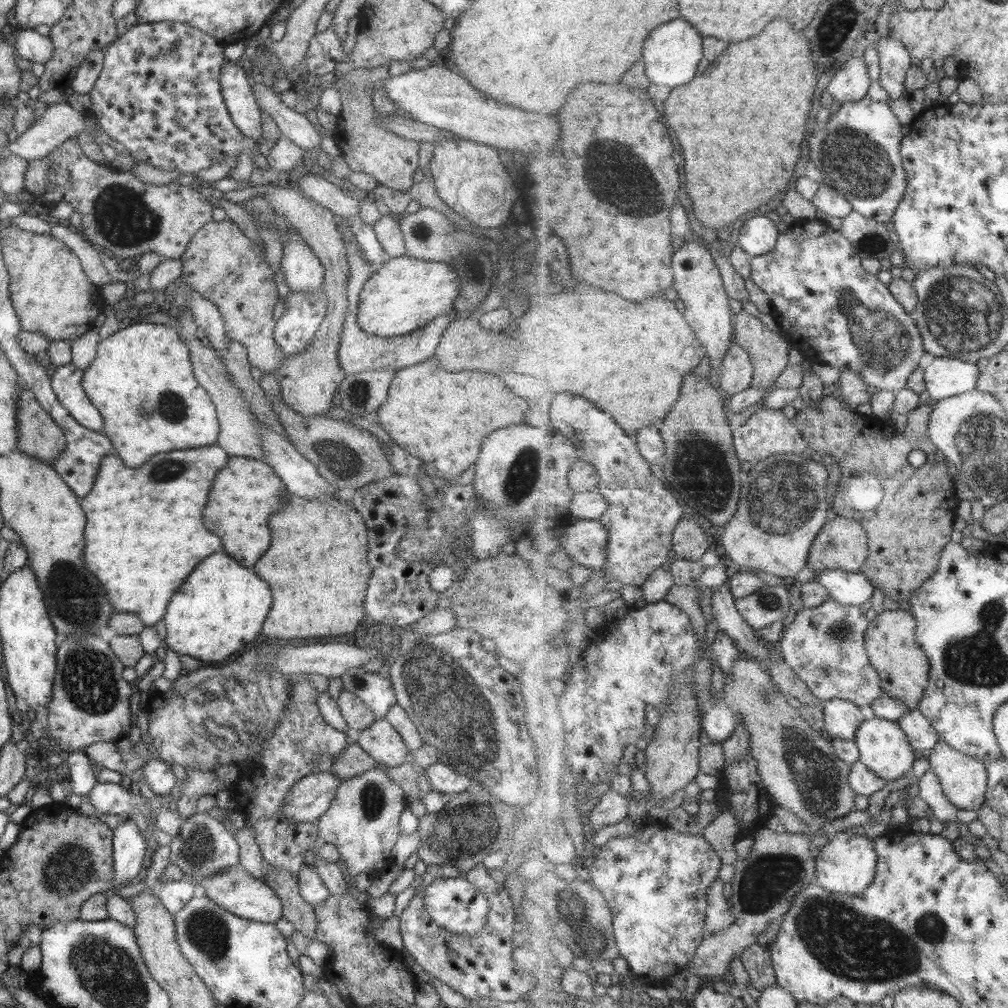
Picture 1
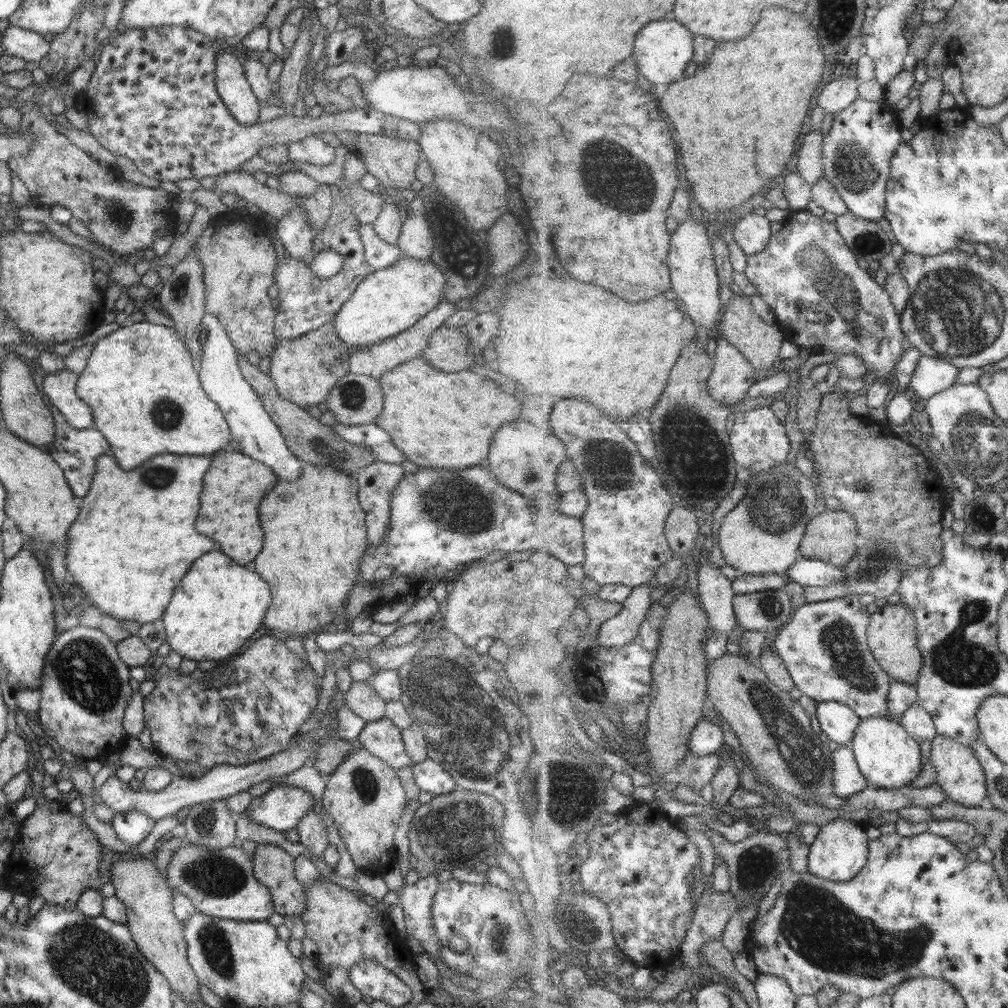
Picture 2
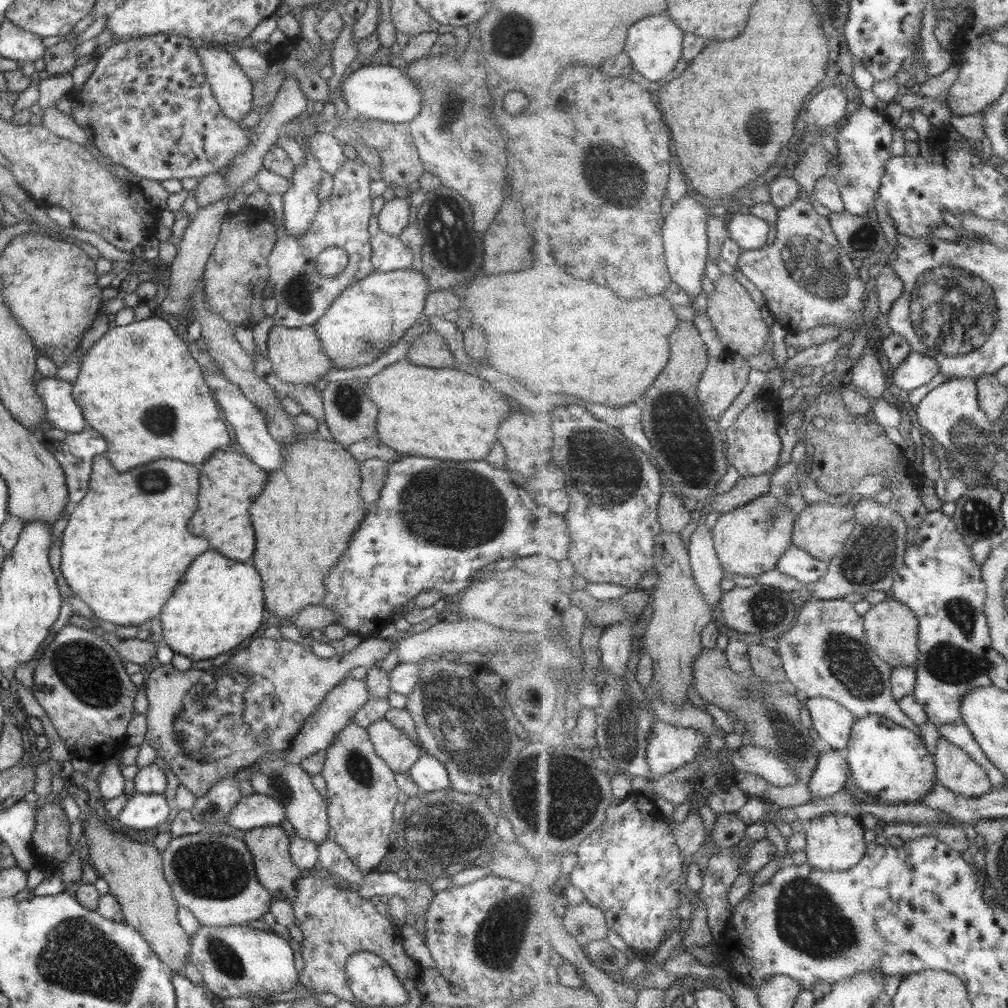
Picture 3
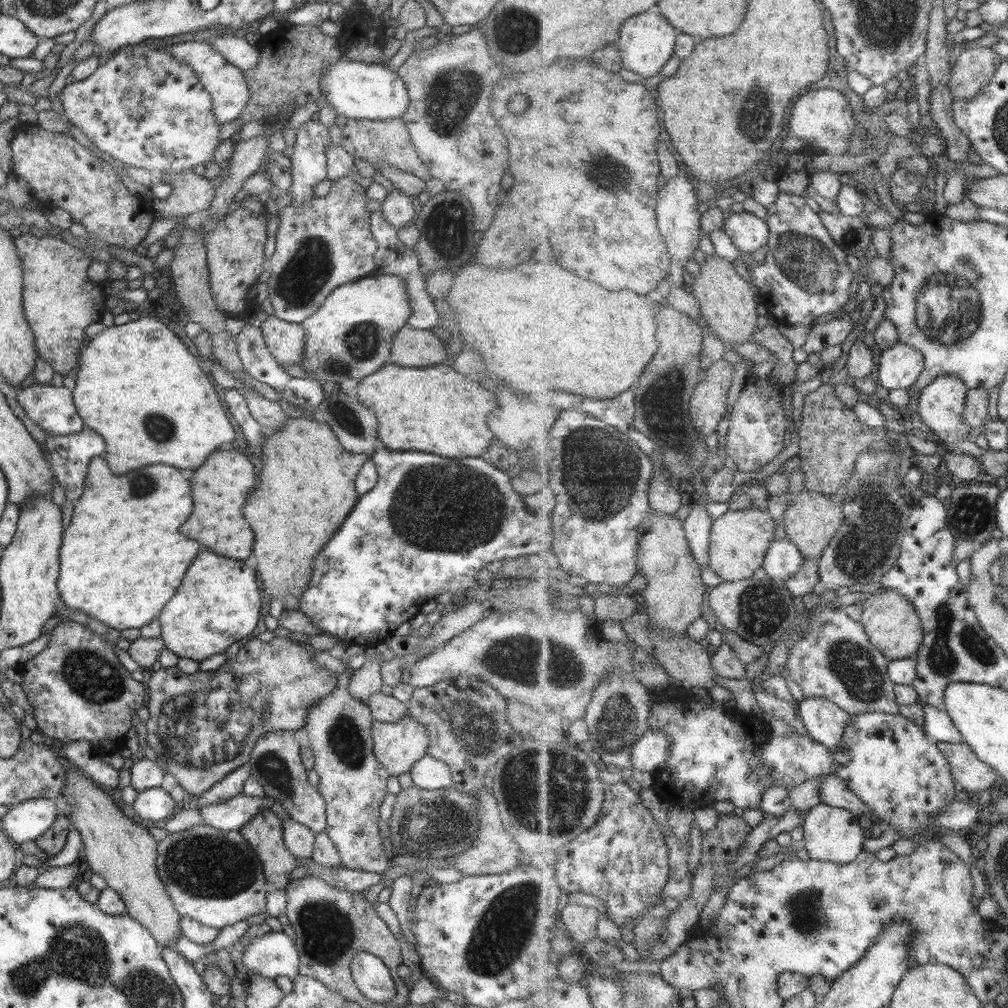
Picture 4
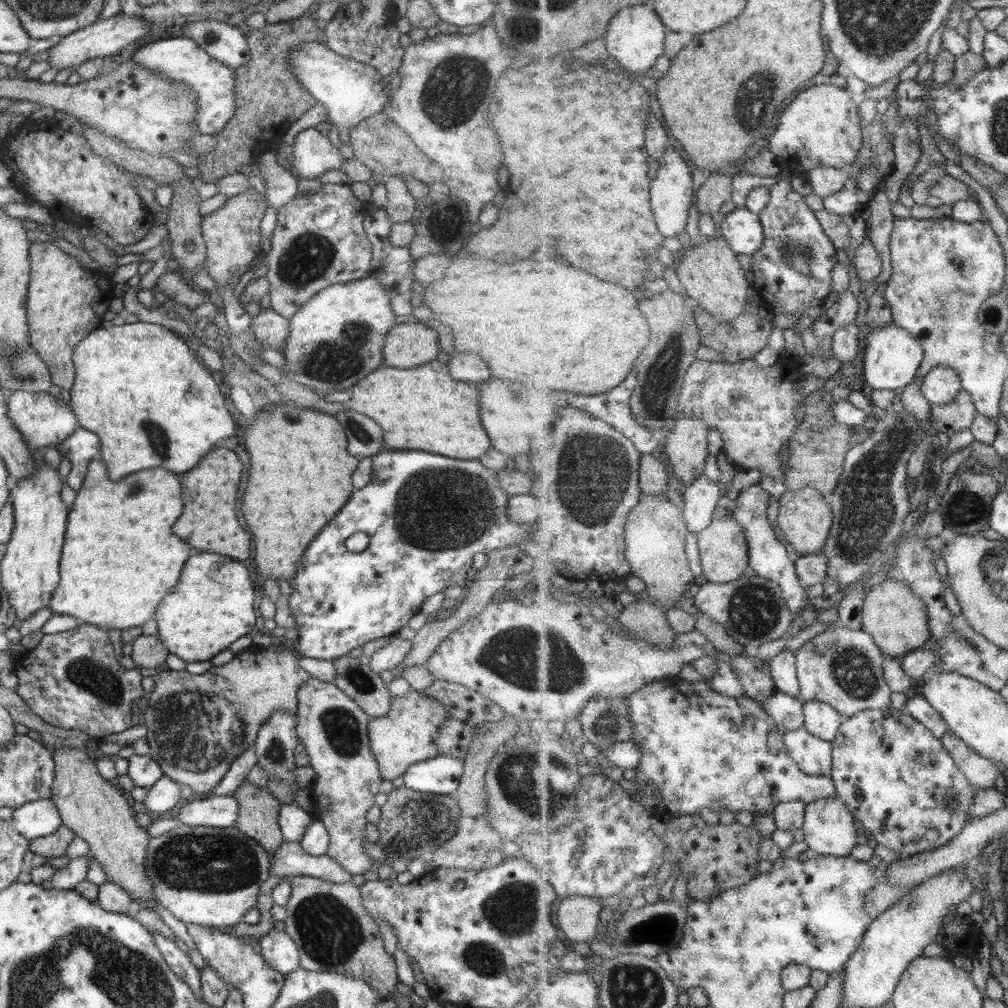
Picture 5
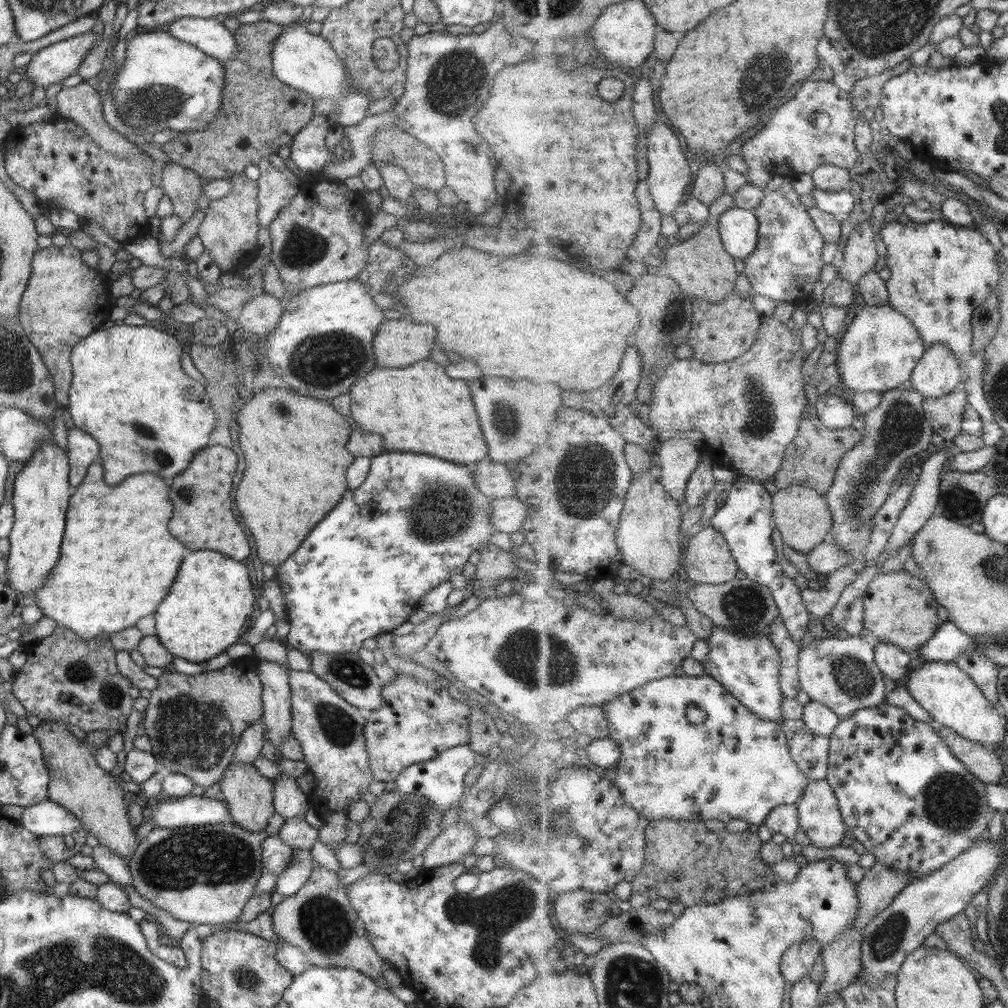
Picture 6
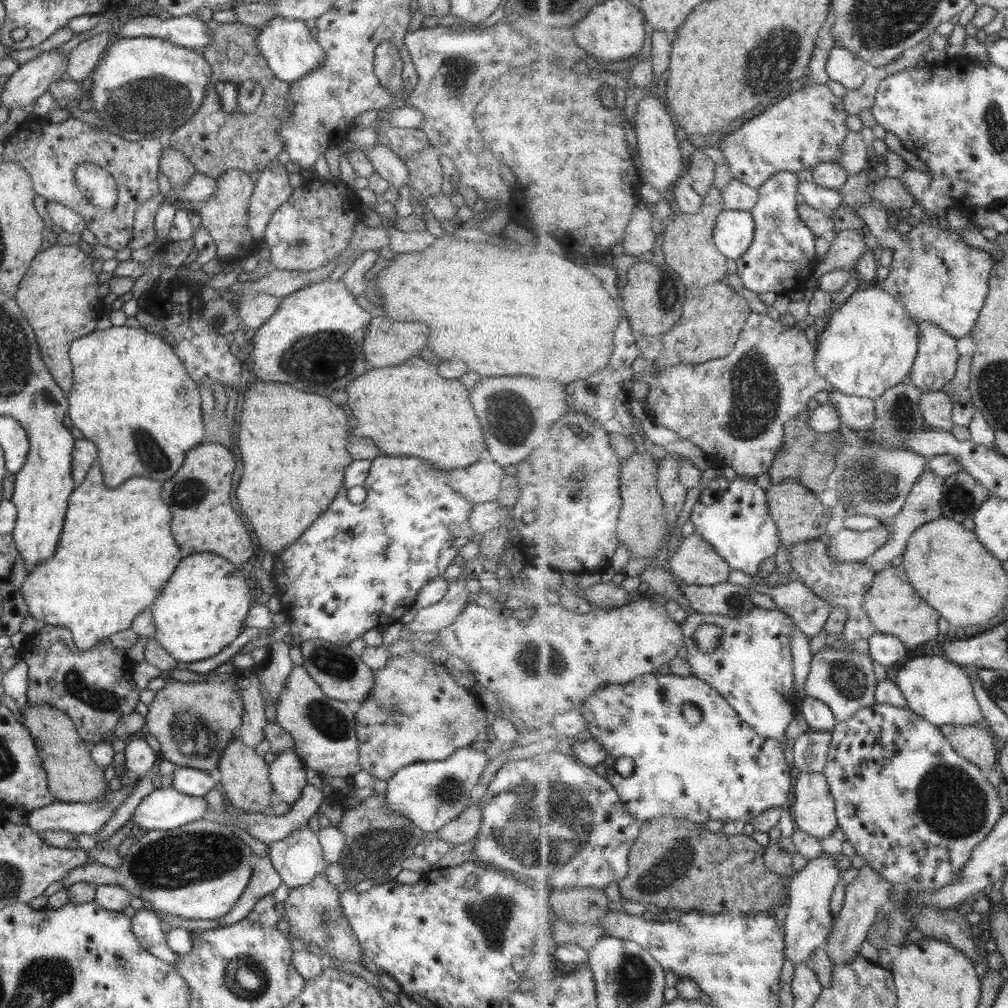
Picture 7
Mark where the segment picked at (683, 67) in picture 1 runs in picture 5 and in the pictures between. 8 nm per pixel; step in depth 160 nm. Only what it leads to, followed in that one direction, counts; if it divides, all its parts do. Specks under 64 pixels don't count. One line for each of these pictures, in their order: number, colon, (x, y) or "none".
2: (664, 48)
3: (655, 45)
4: (646, 42)
5: (636, 37)

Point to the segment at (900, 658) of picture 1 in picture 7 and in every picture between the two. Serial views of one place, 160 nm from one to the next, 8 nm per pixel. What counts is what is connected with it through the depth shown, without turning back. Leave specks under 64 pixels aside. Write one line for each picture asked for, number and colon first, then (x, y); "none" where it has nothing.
2: (893, 631)
3: (893, 629)
4: (892, 622)
5: (897, 619)
6: (900, 609)
7: (894, 606)

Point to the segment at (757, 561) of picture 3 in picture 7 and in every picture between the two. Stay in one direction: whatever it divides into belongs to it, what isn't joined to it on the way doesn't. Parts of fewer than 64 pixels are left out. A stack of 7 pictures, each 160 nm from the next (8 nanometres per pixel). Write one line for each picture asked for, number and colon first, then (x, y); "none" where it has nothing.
4: (740, 539)
5: (723, 548)
6: (708, 559)
7: (695, 561)

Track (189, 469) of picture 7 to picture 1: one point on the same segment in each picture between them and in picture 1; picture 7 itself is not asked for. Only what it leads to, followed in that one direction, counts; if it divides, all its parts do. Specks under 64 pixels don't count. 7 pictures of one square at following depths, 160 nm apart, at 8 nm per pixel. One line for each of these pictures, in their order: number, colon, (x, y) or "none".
1: (245, 491)
2: (231, 522)
3: (228, 481)
4: (219, 486)
5: (208, 523)
6: (202, 518)

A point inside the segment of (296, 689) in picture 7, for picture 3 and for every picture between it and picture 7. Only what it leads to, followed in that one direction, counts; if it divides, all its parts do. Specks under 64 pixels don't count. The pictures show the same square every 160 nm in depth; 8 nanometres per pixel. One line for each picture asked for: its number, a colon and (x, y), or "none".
3: (361, 792)
4: (351, 782)
5: (331, 727)
6: (329, 731)

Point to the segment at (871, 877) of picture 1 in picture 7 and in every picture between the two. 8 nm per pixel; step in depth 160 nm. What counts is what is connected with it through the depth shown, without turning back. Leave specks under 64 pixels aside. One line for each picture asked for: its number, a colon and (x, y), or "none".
2: (841, 851)
3: (835, 842)
4: (832, 834)
5: (829, 828)
6: (820, 816)
7: (813, 807)

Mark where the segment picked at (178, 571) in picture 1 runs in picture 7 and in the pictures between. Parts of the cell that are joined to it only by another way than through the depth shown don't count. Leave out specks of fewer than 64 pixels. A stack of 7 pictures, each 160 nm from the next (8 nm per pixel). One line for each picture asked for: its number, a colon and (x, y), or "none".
2: (127, 549)
3: (124, 549)
4: (116, 540)
5: (115, 566)
6: (89, 591)
7: (108, 564)

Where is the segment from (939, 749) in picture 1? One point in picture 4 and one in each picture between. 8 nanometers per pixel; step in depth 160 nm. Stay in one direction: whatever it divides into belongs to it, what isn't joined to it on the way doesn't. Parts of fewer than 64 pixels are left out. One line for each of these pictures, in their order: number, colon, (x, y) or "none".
2: (959, 773)
3: (956, 768)
4: (973, 774)

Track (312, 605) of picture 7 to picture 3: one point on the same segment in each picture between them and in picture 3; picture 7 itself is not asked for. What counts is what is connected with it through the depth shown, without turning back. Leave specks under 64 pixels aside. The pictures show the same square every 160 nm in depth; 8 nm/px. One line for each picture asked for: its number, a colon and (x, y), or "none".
3: (435, 523)
4: (428, 525)
5: (426, 515)
6: (414, 520)

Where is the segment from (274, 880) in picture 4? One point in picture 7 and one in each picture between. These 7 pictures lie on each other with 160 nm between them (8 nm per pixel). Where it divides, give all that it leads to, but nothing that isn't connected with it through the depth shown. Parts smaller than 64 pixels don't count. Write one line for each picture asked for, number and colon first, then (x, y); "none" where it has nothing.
5: (258, 810)
6: (249, 796)
7: (243, 775)

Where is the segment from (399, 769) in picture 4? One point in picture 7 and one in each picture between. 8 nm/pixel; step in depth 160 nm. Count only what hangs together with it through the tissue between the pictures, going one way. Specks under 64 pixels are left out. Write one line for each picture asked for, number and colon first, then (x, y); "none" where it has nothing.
5: (406, 733)
6: (415, 721)
7: (414, 712)

